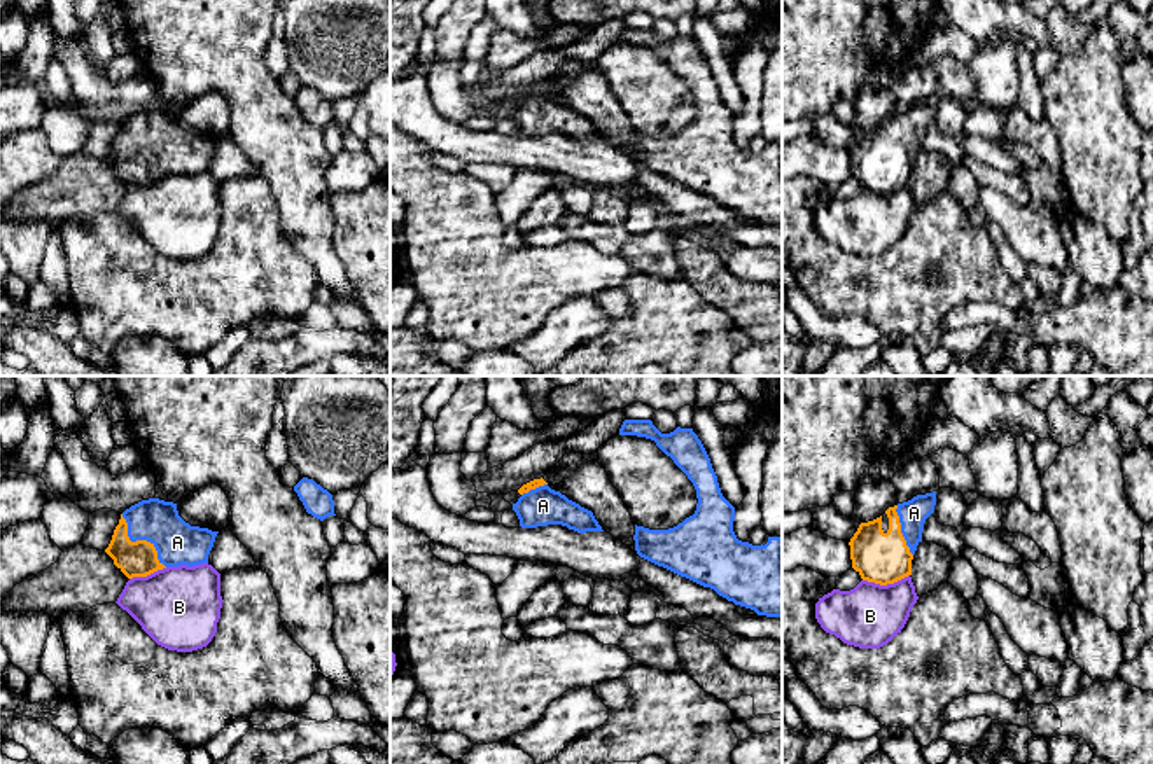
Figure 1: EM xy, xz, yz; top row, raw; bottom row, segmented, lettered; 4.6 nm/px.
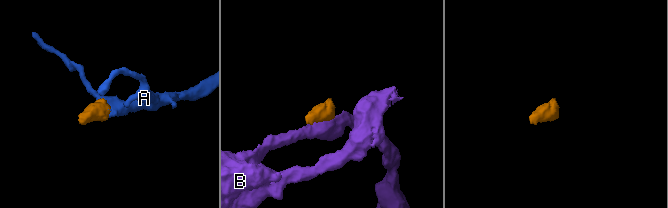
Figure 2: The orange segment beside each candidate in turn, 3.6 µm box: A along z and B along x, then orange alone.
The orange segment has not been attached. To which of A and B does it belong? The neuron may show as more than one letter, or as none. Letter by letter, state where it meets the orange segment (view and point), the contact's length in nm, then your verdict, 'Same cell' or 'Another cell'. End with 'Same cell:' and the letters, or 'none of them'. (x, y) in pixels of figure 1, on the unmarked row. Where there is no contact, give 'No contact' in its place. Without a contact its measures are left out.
A: Touches orange at xy (140, 149). Shared border 320 nm. Same cell
B: Touches orange at yz (886, 193). Shared border 220 nm. Another cell
Same cell: A

